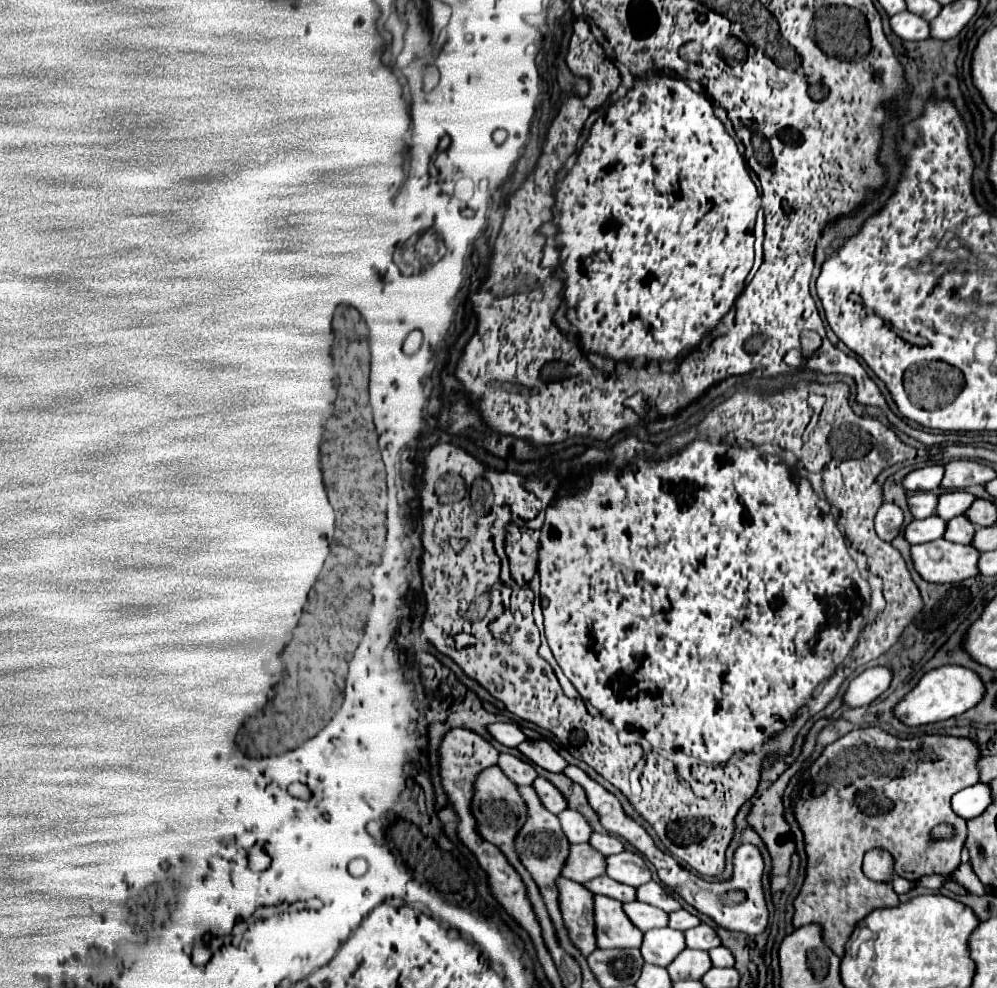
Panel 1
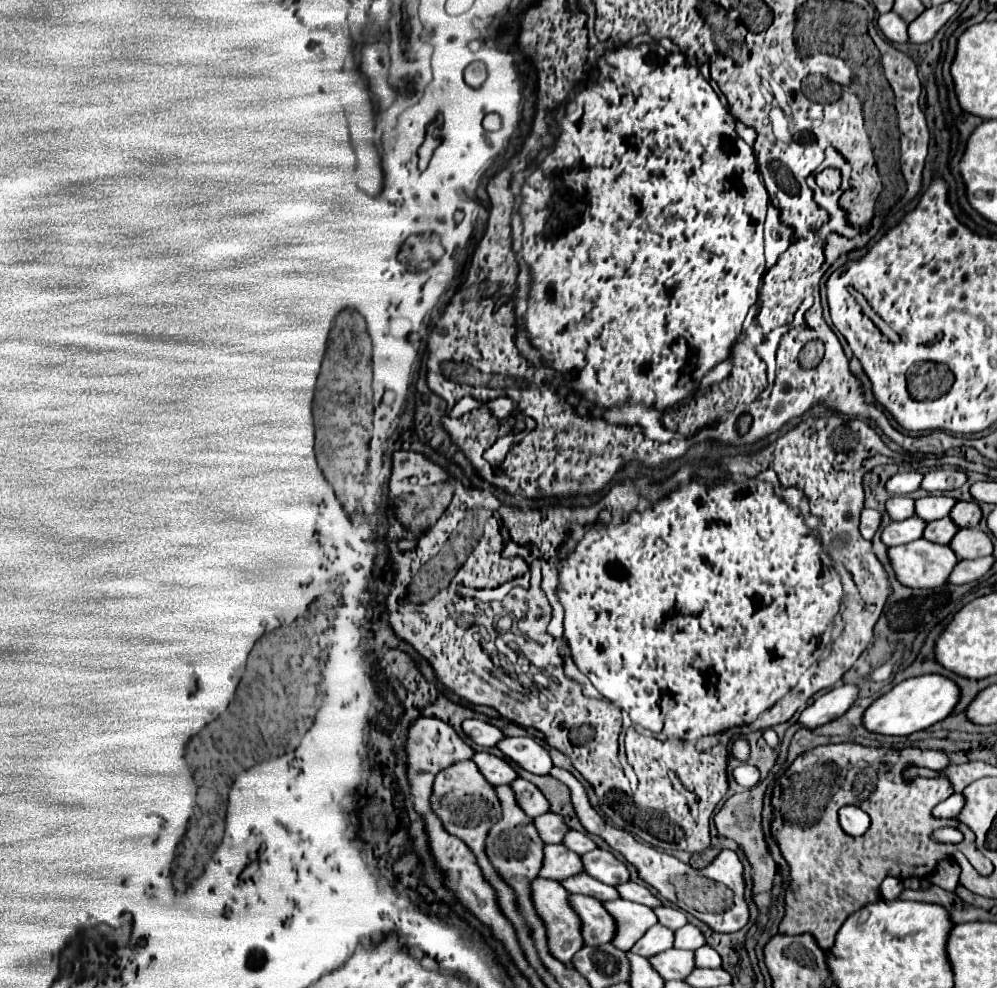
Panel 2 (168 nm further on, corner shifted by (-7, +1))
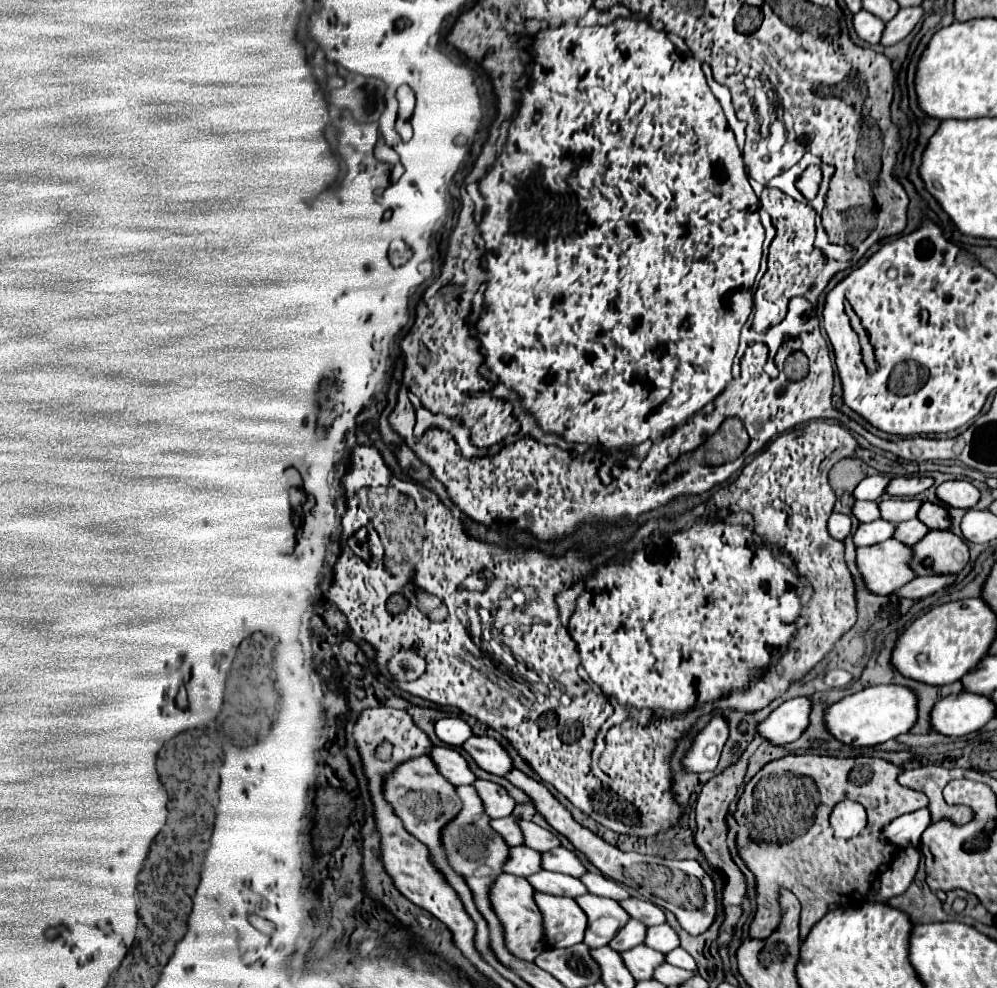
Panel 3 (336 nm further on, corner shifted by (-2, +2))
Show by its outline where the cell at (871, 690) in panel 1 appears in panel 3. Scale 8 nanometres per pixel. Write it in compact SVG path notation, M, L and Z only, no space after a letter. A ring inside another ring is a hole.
M797 697L781 703L769 717L757 725L757 735L767 739L771 745L789 745L801 737L809 723L811 701Z

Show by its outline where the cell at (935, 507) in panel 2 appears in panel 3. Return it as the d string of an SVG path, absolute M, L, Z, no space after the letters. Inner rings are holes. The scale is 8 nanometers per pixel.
M891 497L891 499L879 501L881 519L893 521L893 525L897 525L901 521L915 519L919 507L921 507L921 501L917 501L917 499L897 499L897 497Z

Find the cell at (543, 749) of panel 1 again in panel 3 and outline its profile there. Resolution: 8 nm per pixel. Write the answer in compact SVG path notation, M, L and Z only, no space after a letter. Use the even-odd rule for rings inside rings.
M469 737L461 749L487 773L505 775L513 769L507 751L491 737Z

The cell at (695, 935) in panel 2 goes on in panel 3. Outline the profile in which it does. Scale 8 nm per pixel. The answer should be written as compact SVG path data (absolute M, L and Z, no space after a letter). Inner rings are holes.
M663 923L655 927L647 927L647 937L643 943L659 953L669 953L671 947L679 947L679 937L667 923Z

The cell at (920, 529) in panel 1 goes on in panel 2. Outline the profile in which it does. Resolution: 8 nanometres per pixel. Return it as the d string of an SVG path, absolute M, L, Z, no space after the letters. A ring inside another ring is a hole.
M908 518L902 522L892 522L882 530L882 542L888 546L900 546L922 538L926 522L922 518Z

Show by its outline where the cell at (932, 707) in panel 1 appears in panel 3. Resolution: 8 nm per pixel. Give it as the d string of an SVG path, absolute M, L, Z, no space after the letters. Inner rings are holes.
M875 685L843 697L823 711L823 725L843 745L873 747L907 733L917 719L917 697L901 685Z

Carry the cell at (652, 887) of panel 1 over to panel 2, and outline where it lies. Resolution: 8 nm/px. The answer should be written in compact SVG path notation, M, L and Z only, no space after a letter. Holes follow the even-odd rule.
M624 882L624 884L618 884L616 886L620 896L624 900L632 900L632 902L638 902L638 904L644 904L644 906L650 906L650 908L656 908L656 906L662 906L662 900L656 898L648 886L644 884L636 884L636 882Z

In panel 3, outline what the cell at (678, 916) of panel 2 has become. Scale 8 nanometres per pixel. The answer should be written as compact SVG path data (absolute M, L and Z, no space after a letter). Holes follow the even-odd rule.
M629 897L629 899L623 899L619 901L619 905L637 921L643 921L643 925L661 925L665 923L665 915L663 911L653 905L651 901L645 901L641 897Z

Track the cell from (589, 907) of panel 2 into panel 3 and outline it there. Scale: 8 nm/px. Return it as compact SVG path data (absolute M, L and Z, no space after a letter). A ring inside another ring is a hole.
M535 891L535 905L539 905L549 947L571 947L583 941L587 917L575 901Z

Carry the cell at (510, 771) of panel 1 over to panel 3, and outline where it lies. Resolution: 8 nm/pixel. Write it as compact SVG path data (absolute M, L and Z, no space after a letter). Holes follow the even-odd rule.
M447 745L441 747L431 747L431 753L427 753L427 757L431 757L431 761L435 761L435 767L439 769L439 773L443 773L443 777L447 777L447 781L451 781L451 785L469 785L475 781L473 771L469 769L467 761L463 759L463 755Z

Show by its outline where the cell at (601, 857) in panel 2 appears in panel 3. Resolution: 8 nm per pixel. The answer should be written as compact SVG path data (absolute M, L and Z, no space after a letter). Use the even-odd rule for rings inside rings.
M555 847L547 853L541 853L541 869L565 873L571 877L581 877L583 873L587 873L587 869L585 869L583 861L577 857L577 853L563 849L563 847Z

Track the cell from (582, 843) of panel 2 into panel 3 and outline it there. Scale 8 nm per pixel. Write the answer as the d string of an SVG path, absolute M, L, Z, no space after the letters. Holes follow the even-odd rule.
M519 819L517 825L519 825L521 833L523 833L523 845L527 845L527 847L539 851L539 853L543 853L547 849L555 849L559 845L559 841L557 841L557 837L553 833L549 833L547 829L543 829L543 827L539 827L539 825L531 823L531 821Z

